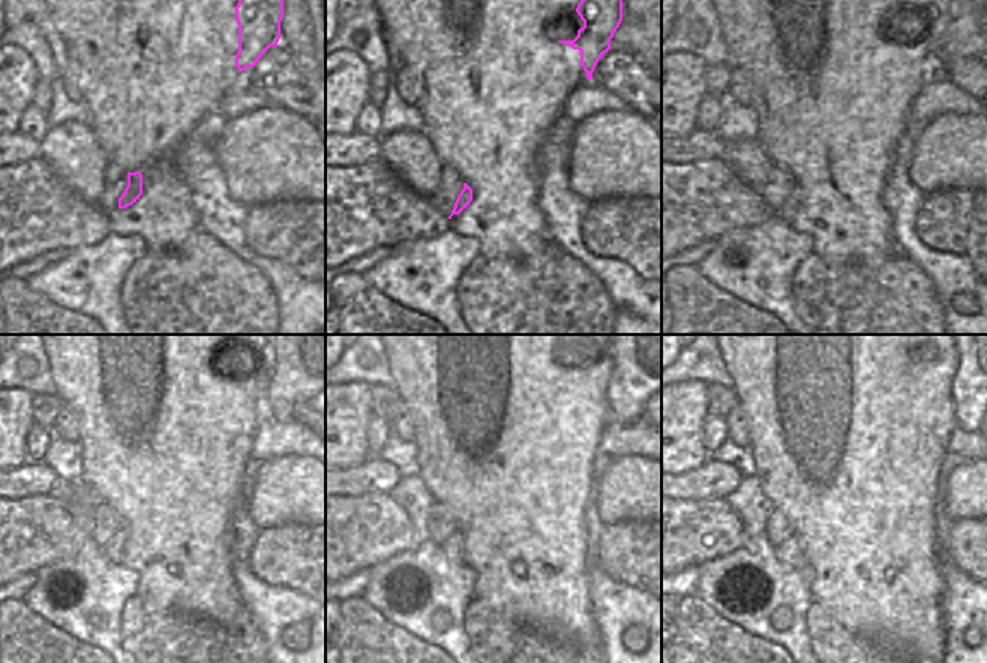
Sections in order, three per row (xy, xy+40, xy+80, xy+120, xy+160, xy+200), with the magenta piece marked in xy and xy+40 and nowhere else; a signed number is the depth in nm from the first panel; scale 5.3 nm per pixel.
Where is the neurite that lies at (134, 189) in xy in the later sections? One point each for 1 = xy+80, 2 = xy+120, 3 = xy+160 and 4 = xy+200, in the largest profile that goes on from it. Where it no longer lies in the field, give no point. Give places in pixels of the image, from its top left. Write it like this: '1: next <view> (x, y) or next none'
1: next xy+80 (788, 212)
2: next xy+120 (114, 548)
3: next xy+160 (453, 546)
4: next xy+200 (789, 551)

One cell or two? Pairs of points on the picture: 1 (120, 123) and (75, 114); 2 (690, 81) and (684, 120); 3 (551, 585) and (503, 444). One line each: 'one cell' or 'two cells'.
1: two cells
2: one cell
3: one cell

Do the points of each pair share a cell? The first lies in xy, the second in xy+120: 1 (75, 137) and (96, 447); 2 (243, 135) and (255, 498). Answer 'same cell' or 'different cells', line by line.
1: same cell
2: same cell

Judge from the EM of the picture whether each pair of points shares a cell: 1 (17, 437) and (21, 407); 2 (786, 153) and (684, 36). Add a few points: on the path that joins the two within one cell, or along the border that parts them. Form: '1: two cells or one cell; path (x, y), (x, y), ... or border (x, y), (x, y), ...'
1: one cell; path (17, 429), (17, 414)
2: two cells; border (719, 29), (726, 45), (728, 63)

